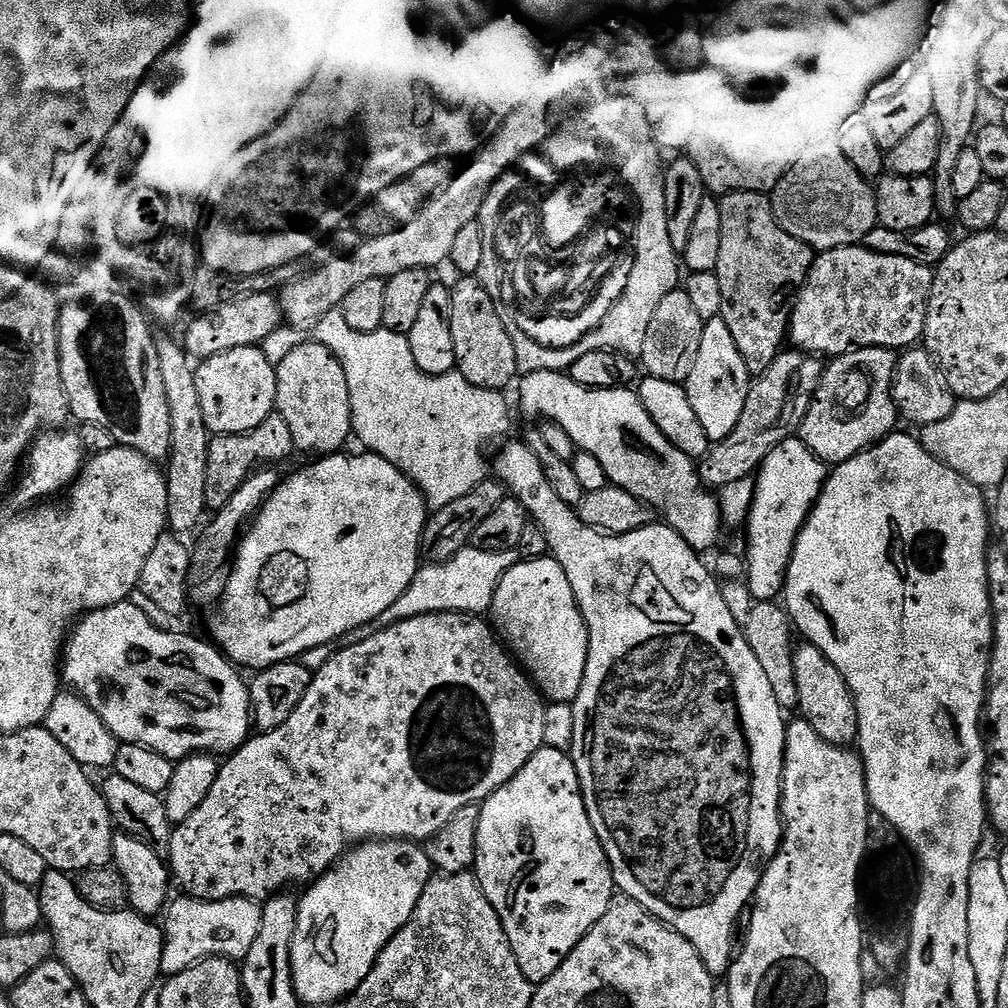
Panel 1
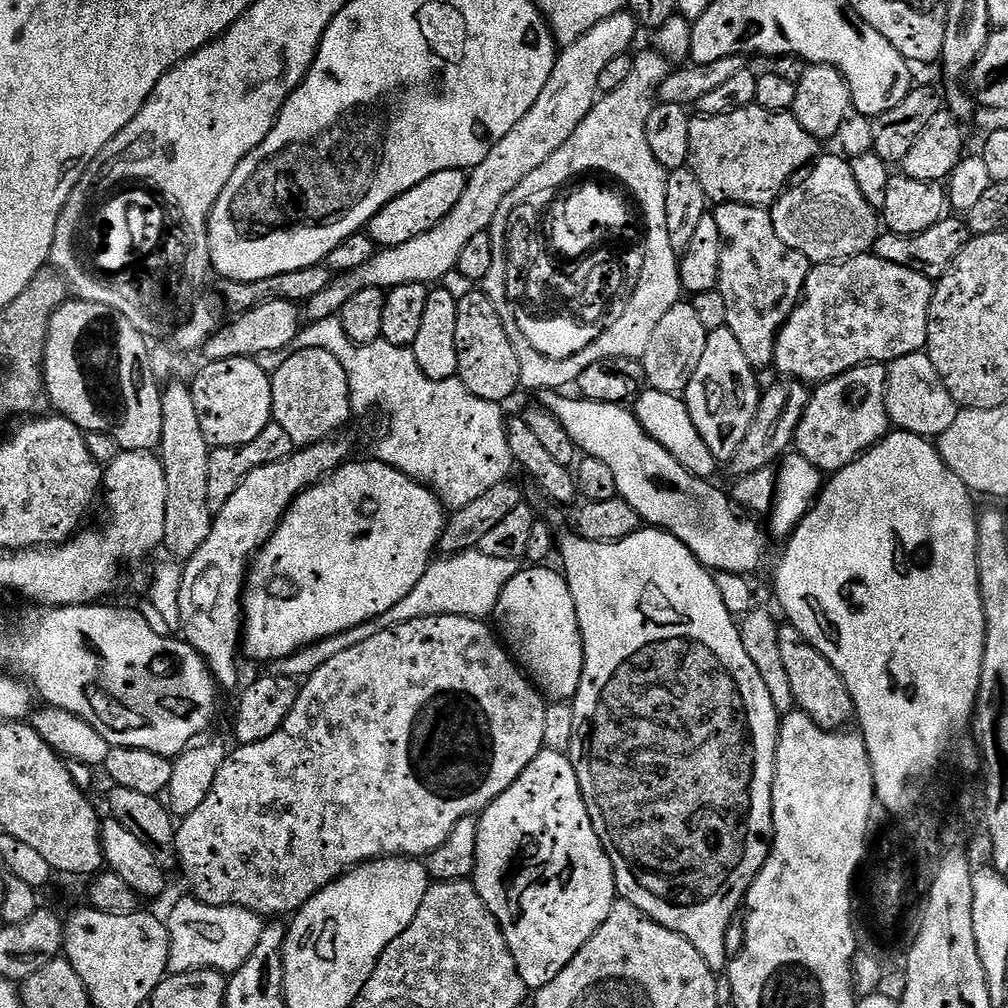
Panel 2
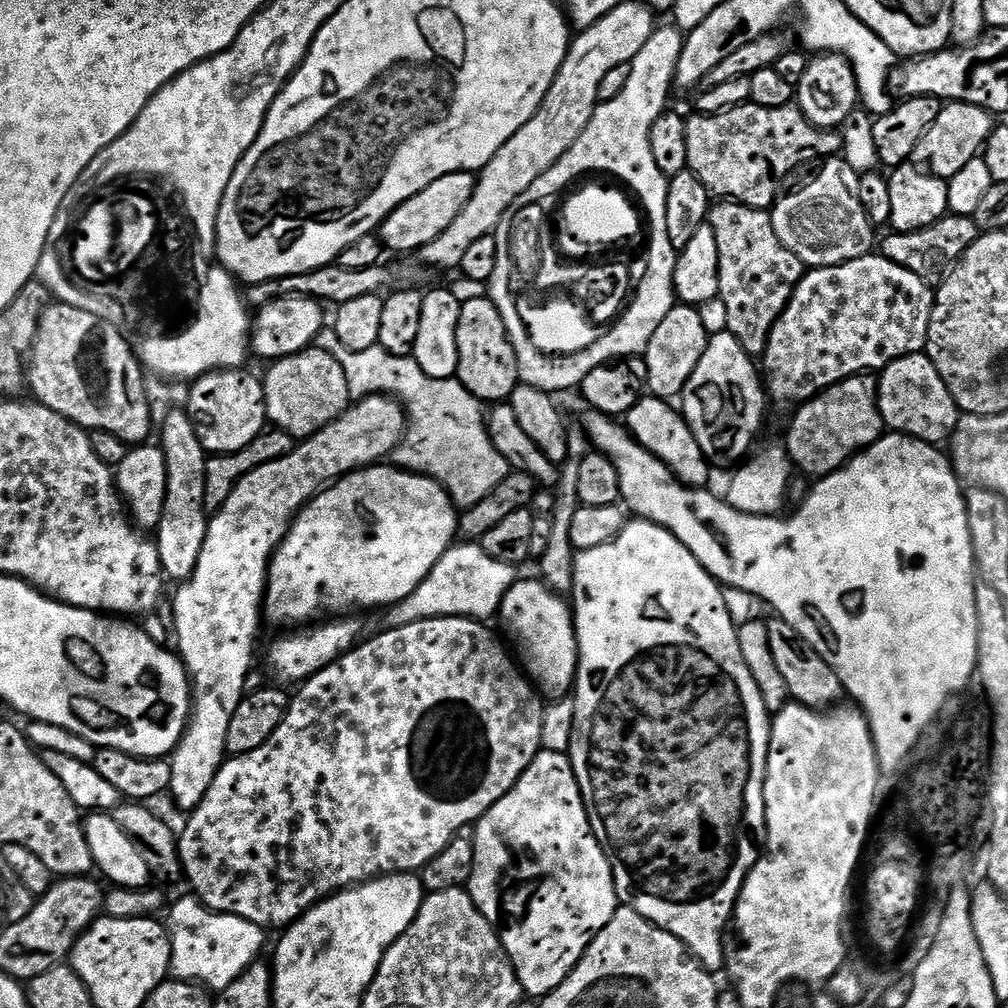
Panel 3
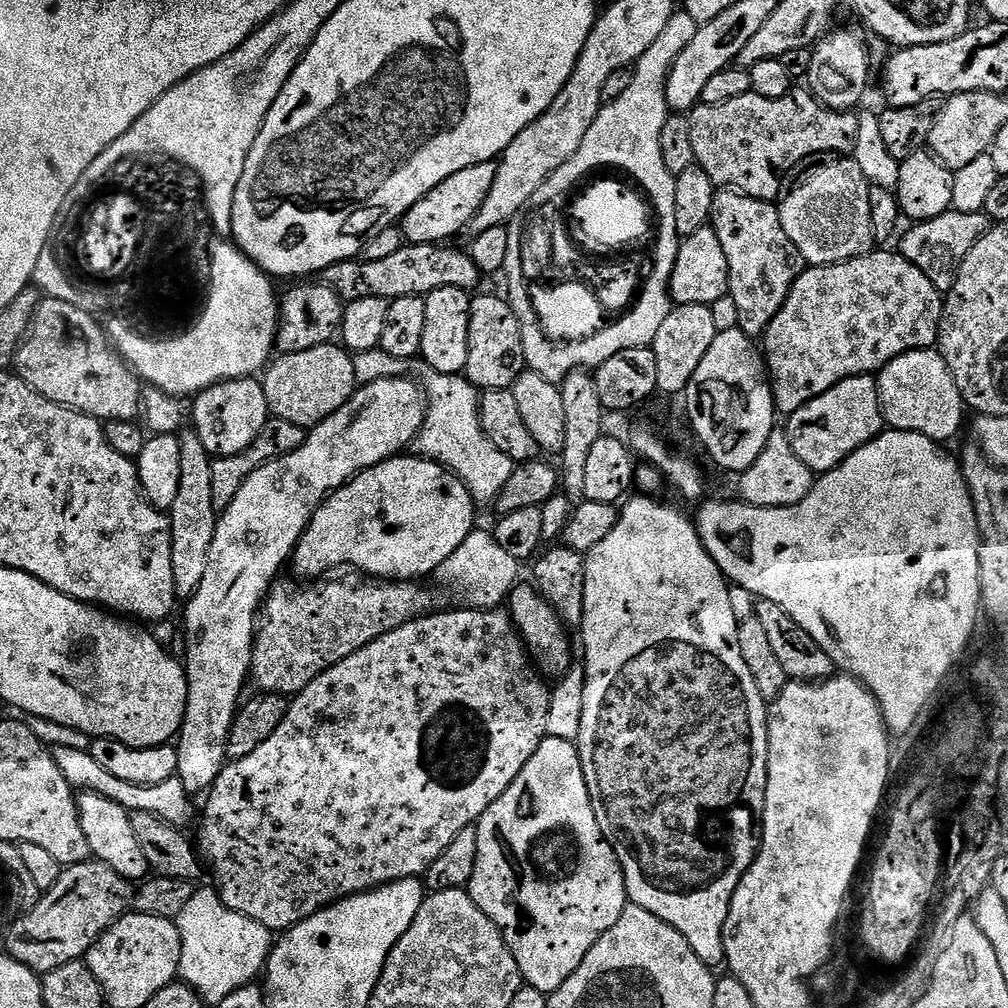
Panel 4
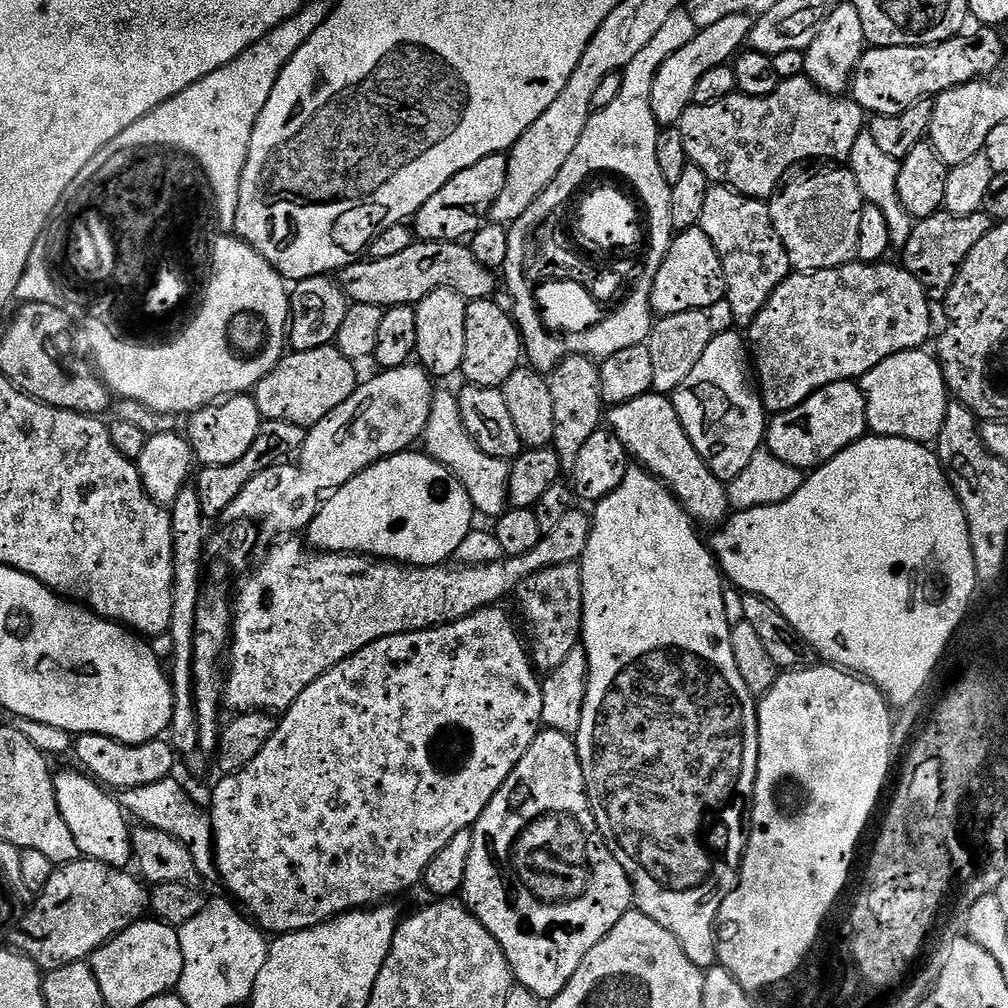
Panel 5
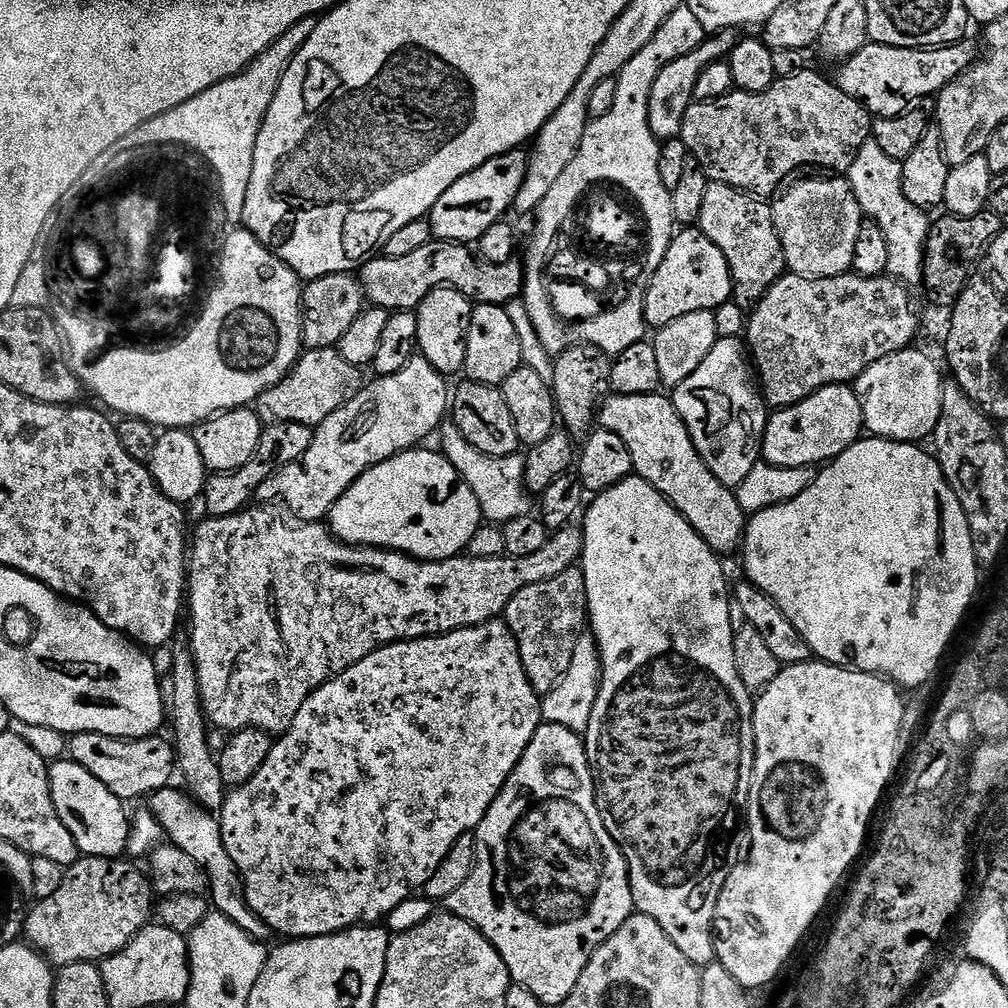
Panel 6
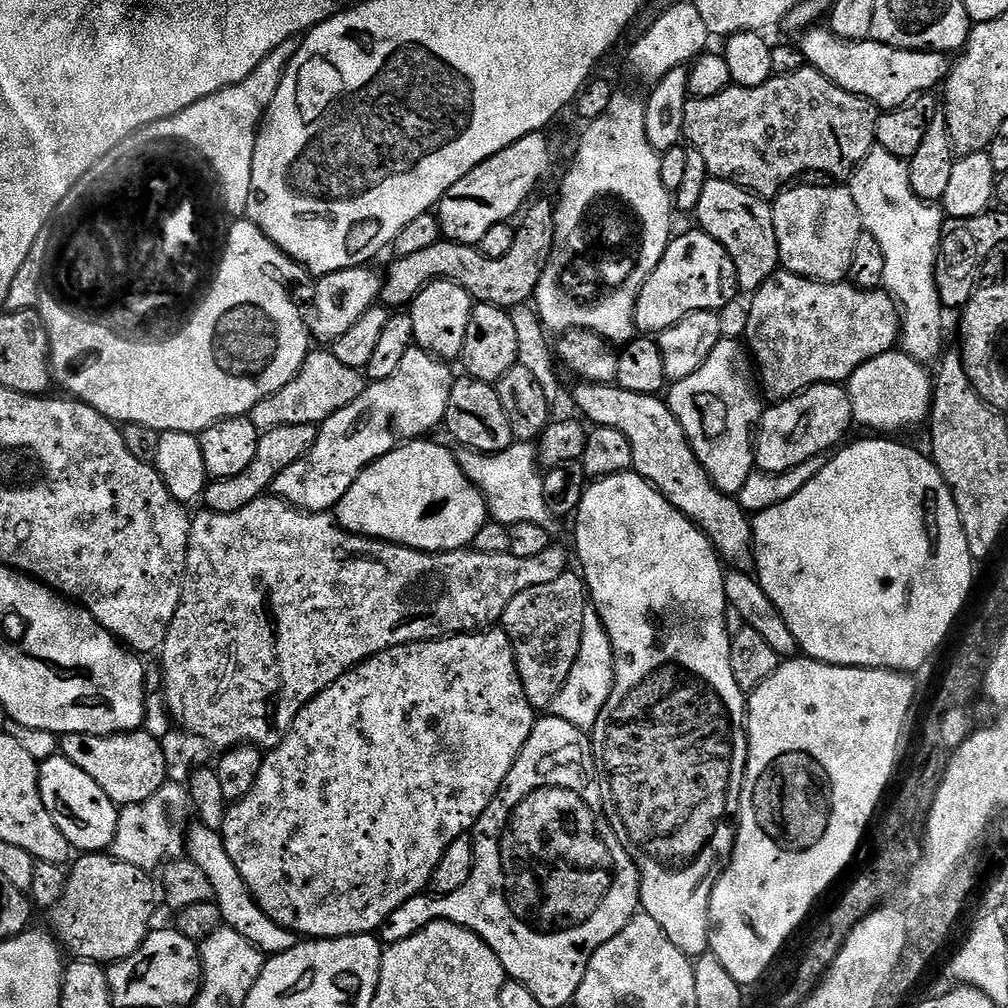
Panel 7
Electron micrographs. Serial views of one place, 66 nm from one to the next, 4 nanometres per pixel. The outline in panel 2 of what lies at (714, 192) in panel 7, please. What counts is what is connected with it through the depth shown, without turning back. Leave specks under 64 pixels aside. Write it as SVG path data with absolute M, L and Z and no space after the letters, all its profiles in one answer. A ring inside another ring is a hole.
M722 204L715 209L718 230L720 231L720 283L718 290L726 298L726 326L738 338L746 362L757 370L771 369L776 359L776 336L780 327L790 318L790 314L804 295L804 284L808 280L810 261L806 254L786 246L774 230L771 211L755 204Z

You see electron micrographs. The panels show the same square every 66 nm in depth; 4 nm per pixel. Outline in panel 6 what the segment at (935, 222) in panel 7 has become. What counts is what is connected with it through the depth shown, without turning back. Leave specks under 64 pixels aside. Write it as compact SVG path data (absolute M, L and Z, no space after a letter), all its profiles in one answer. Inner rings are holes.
M869 138L862 146L862 150L858 150L858 158L854 158L854 162L846 169L846 178L858 198L861 213L874 221L882 230L882 234L886 234L886 242L890 245L888 272L909 286L919 285L924 278L924 243L928 240L930 219L928 220L929 213L925 209L914 206L914 202L906 198L902 188L901 161L890 158L890 154L882 151L882 146L878 146L875 140Z

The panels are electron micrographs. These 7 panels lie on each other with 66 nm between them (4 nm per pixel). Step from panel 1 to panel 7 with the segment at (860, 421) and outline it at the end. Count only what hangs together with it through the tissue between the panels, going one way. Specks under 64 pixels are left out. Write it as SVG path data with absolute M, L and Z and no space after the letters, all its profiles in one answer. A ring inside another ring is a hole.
M816 384L791 400L768 407L763 409L754 440L756 468L761 472L785 472L810 458L831 453L854 424L848 389L840 384Z

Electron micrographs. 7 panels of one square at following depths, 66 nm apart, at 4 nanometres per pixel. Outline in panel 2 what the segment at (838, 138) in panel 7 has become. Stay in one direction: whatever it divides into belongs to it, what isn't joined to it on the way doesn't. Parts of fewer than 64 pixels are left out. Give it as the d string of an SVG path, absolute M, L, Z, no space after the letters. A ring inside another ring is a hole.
M751 107L734 110L721 116L697 115L690 119L690 154L687 167L702 182L702 190L713 205L755 204L771 206L789 187L792 175L799 168L807 169L817 159L818 141L798 122L791 112L771 112L765 108Z

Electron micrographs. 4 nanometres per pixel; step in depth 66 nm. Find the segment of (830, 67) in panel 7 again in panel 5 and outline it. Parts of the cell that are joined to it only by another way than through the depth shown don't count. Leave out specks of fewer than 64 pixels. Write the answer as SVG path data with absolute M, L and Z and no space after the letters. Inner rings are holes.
M980 26L977 29L977 32L969 31L941 44L927 44L921 48L869 47L852 75L851 99L865 113L893 116L902 114L902 110L920 100L935 98L946 90L992 74L988 72L999 66L1004 56L1004 44L995 27Z

